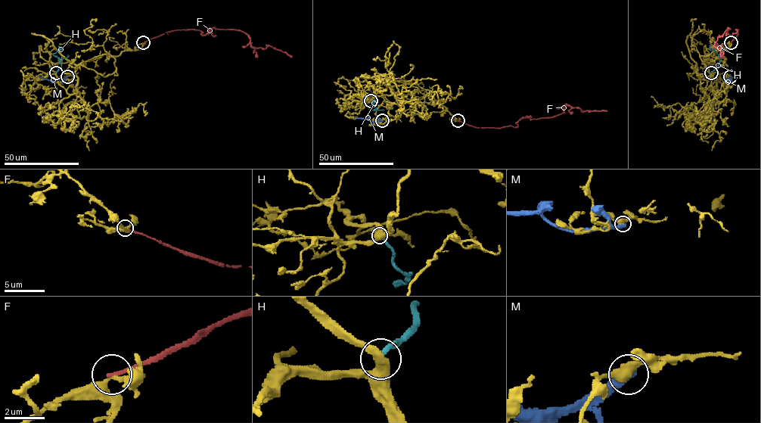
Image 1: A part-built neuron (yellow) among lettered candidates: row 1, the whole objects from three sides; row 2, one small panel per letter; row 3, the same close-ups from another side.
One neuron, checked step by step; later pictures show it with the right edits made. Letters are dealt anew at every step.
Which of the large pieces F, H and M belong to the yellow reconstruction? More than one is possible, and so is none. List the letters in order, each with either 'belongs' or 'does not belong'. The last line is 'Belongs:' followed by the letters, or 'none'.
F: does not belong
H: belongs
M: does not belong
Belongs: H

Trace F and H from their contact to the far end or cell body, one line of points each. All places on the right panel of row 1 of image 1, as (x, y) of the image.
F: (731, 42), (737, 29), (729, 35), (728, 28), (714, 46), (722, 46), (720, 57)
H: (710, 73), (716, 69), (720, 57), (709, 45)

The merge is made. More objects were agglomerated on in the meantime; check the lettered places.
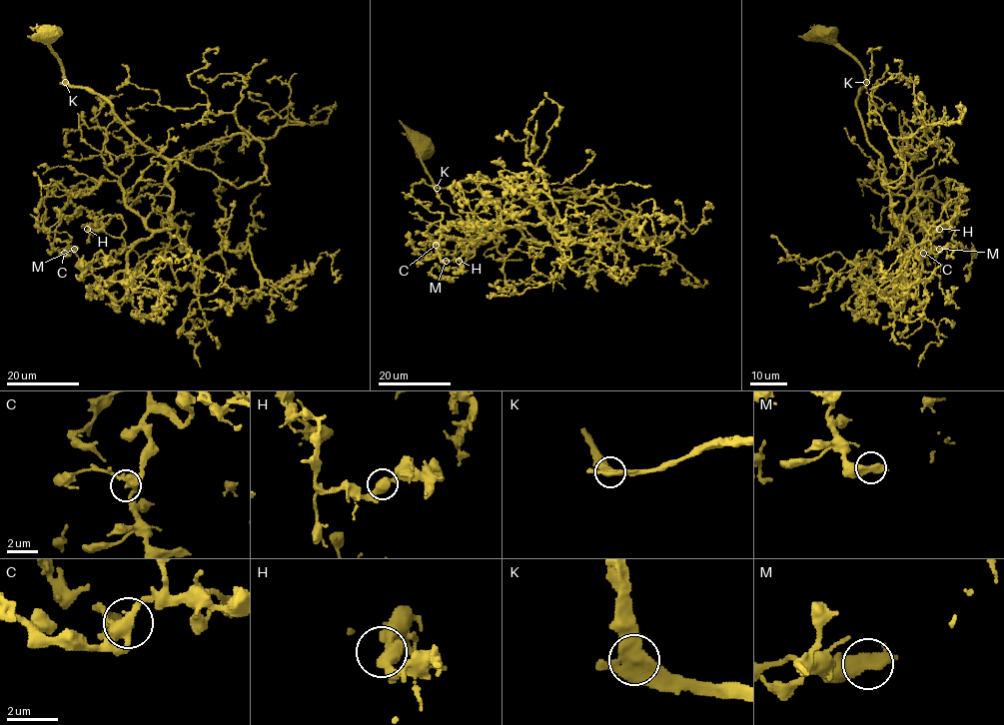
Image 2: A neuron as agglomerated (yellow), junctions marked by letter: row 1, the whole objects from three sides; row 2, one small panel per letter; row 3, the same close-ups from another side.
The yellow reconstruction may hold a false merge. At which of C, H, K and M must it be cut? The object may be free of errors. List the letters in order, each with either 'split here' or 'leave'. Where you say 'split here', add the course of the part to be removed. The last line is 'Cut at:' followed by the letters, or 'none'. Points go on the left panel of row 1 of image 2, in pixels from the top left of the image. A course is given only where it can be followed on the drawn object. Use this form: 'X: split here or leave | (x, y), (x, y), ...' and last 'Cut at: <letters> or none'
C: leave
H: leave
K: leave
M: leave
Cut at: none

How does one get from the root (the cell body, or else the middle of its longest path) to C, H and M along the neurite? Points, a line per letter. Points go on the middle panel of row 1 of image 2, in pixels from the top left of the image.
C: (420, 144), (418, 156), (436, 187), (483, 179), (543, 211), (536, 224), (450, 221), (436, 245)
H: (420, 144), (418, 156), (436, 187), (483, 179), (512, 189), (543, 211), (536, 224), (492, 221), (459, 261)
M: (420, 144), (418, 156), (436, 187), (483, 179), (543, 211), (536, 224), (450, 221), (436, 248), (446, 261)

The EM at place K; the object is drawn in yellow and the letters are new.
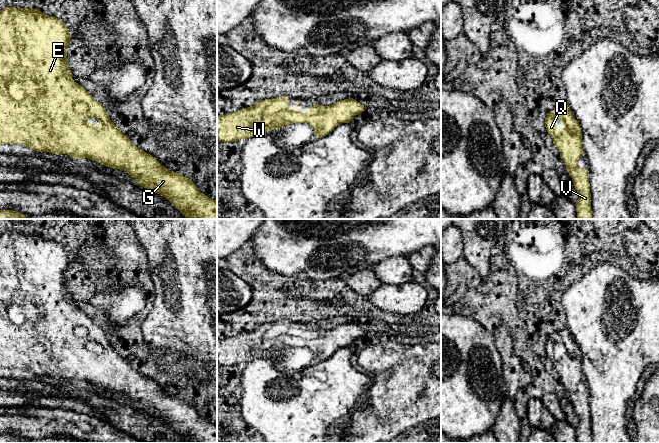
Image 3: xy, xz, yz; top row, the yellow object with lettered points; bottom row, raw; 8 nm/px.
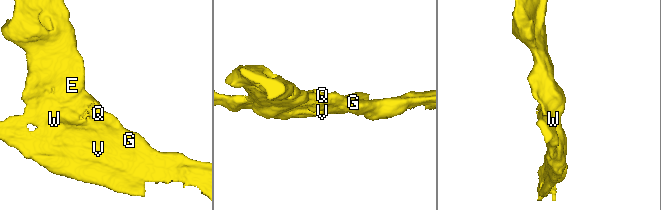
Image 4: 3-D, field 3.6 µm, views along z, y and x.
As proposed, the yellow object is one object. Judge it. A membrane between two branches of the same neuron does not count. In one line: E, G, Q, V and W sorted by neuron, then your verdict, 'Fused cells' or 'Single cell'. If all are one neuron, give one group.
Groups: E G Q V W. Single cell

